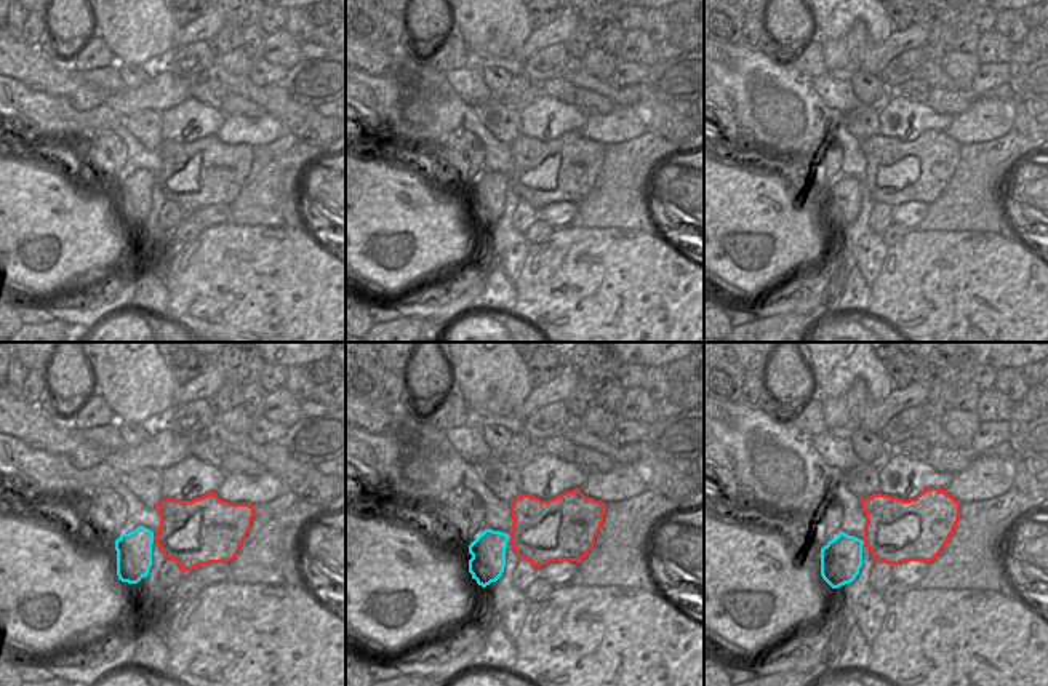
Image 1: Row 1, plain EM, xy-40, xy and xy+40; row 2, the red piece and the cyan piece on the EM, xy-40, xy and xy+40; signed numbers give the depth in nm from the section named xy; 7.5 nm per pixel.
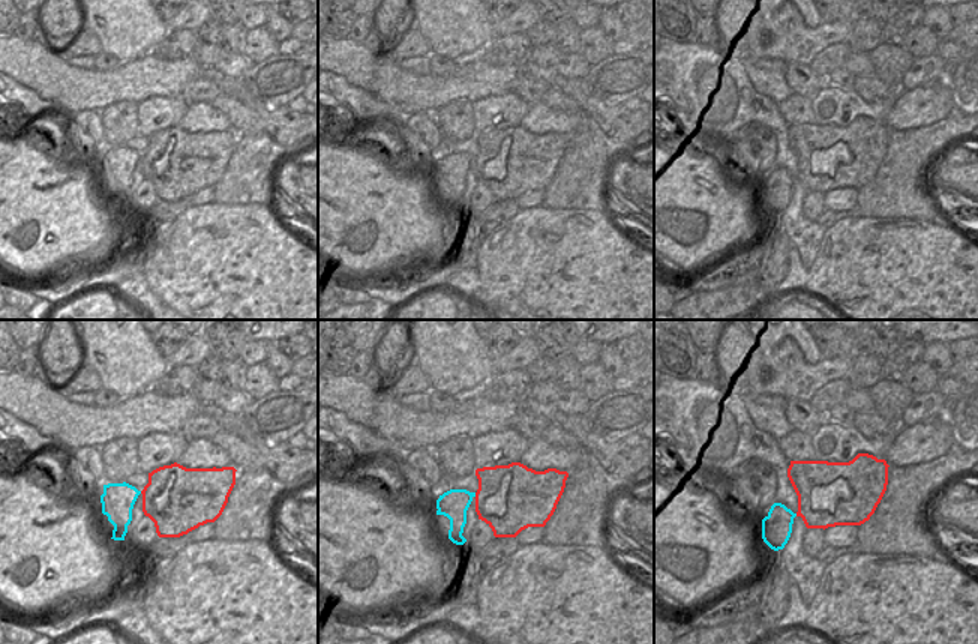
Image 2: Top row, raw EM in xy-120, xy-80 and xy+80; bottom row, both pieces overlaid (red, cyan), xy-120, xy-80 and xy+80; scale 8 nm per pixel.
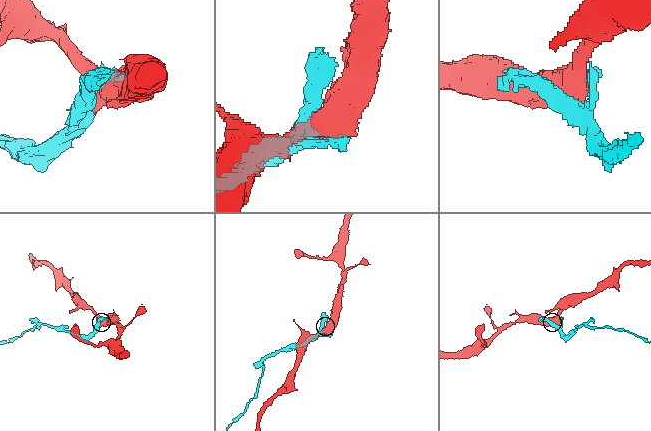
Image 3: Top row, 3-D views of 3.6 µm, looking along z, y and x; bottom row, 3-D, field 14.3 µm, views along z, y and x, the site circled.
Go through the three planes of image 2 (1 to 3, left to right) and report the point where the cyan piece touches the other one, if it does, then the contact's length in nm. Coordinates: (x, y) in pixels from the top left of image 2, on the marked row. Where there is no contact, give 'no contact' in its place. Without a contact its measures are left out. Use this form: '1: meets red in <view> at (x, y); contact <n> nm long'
1: no contact
2: meets red in xy-80 at (476, 494); contact 40 nm long
3: no contact

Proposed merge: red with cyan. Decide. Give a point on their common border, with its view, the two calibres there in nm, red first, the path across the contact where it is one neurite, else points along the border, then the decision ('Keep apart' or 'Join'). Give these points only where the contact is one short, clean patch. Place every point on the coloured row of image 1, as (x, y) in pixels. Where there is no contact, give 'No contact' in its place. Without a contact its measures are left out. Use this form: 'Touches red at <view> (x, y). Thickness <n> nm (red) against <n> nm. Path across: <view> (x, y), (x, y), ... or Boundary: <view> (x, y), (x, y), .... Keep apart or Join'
Touches red at xy (511, 538). Thickness 480 nm (red) against 260 nm. Keep apart.

